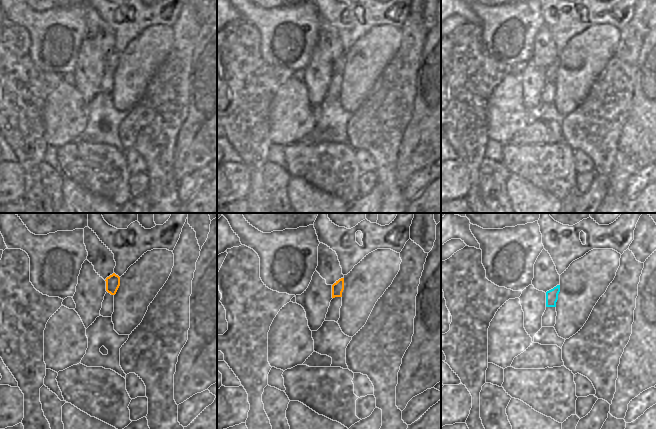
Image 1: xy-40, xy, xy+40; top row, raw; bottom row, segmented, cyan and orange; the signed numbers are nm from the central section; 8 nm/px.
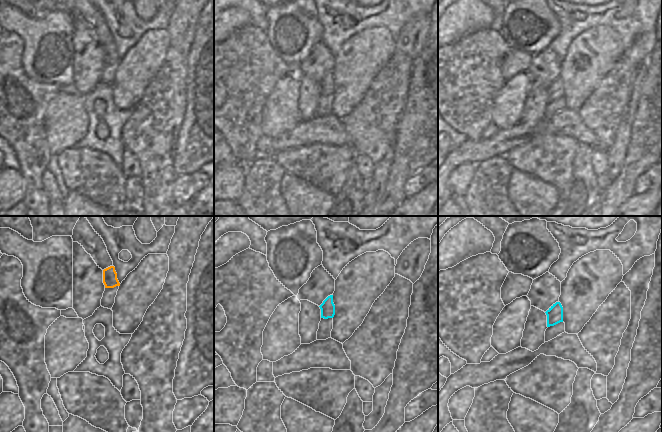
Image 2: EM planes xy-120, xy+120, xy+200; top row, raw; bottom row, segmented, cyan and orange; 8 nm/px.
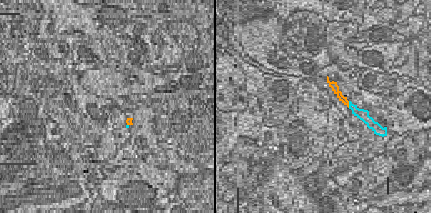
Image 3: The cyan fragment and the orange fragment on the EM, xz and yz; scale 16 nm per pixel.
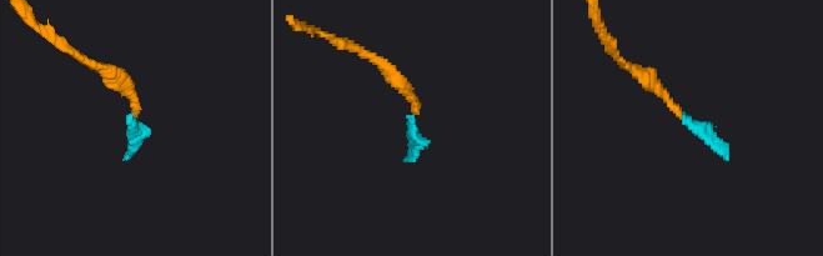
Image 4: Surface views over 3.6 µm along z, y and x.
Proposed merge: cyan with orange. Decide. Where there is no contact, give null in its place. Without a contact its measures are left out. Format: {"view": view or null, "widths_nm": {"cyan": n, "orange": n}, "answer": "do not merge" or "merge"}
{"view": null, "answer": "merge"}

